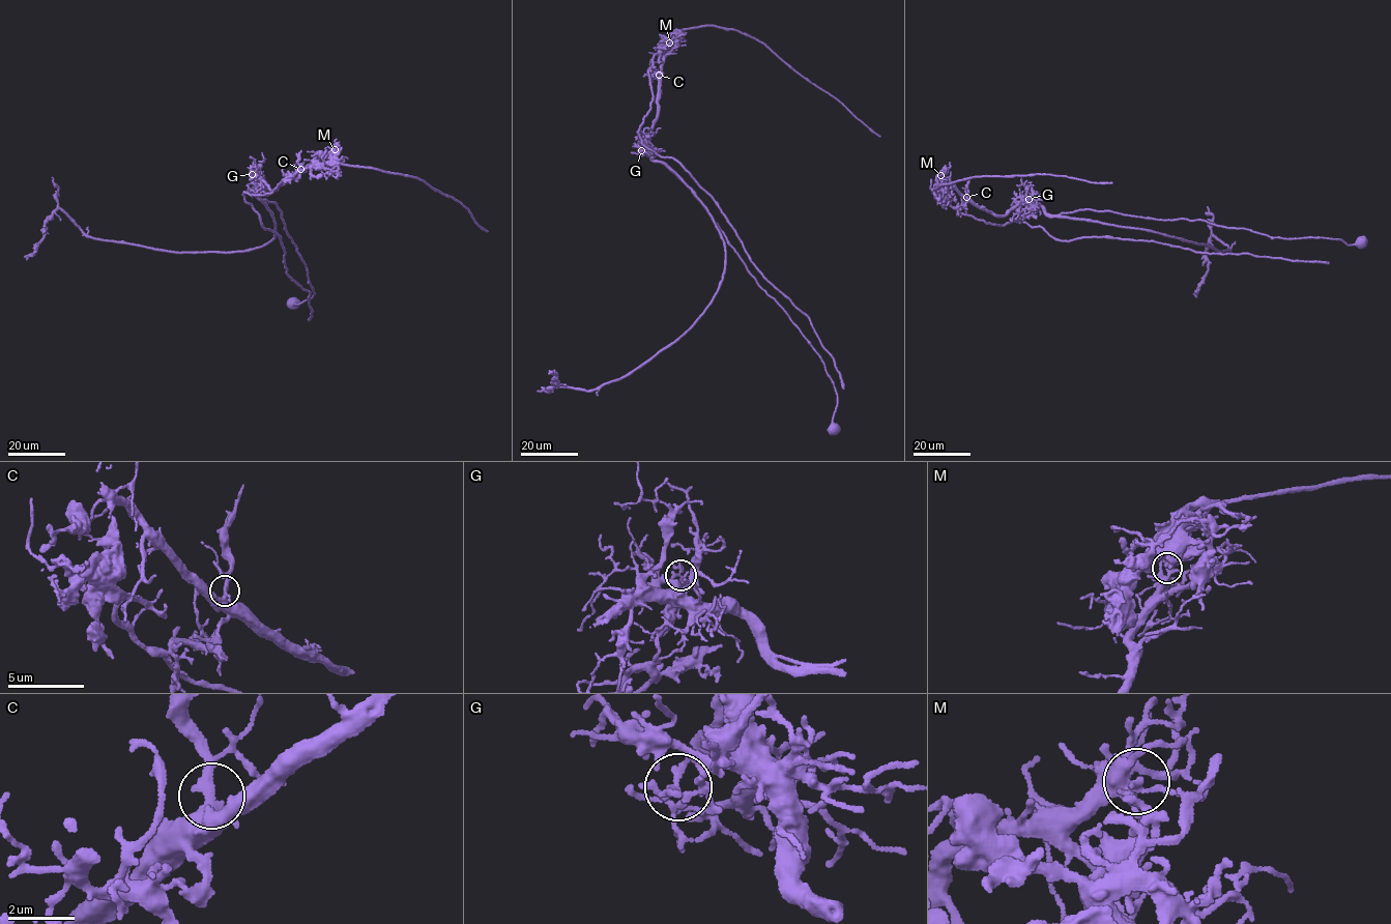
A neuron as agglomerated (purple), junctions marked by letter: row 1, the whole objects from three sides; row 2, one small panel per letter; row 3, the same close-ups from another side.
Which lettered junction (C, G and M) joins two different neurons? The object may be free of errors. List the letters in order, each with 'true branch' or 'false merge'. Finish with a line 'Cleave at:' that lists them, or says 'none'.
C: true branch
G: true branch
M: false merge
Cleave at: M

